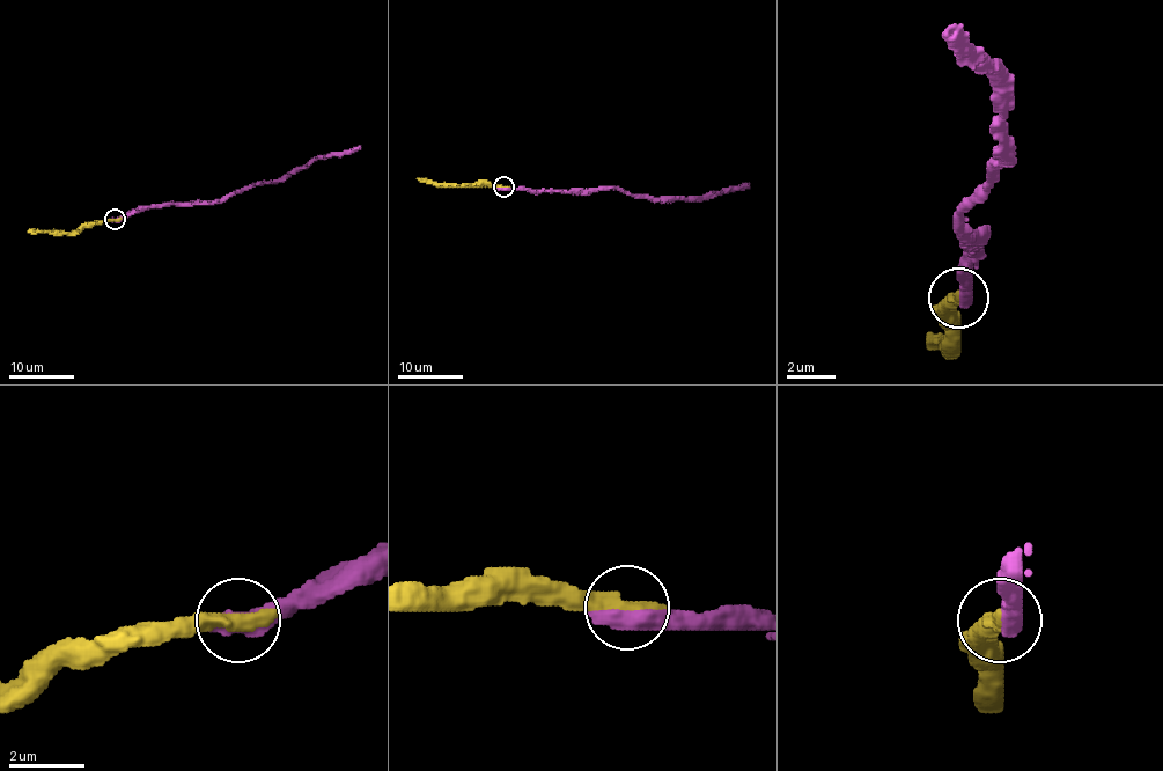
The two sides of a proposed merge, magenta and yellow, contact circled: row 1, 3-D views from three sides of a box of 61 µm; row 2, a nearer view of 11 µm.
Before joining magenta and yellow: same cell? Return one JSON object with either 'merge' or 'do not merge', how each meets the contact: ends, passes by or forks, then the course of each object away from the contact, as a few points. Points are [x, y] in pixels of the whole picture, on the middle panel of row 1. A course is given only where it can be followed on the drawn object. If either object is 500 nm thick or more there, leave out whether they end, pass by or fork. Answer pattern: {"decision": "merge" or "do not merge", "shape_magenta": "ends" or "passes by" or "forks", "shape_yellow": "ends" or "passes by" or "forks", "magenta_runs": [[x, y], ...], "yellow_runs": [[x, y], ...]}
{"decision": "merge", "magenta_runs": [[502, 188], [537, 191], [612, 188], [645, 198], [701, 198], [749, 185]], "yellow_runs": [[502, 186], [426, 183], [417, 178]]}

